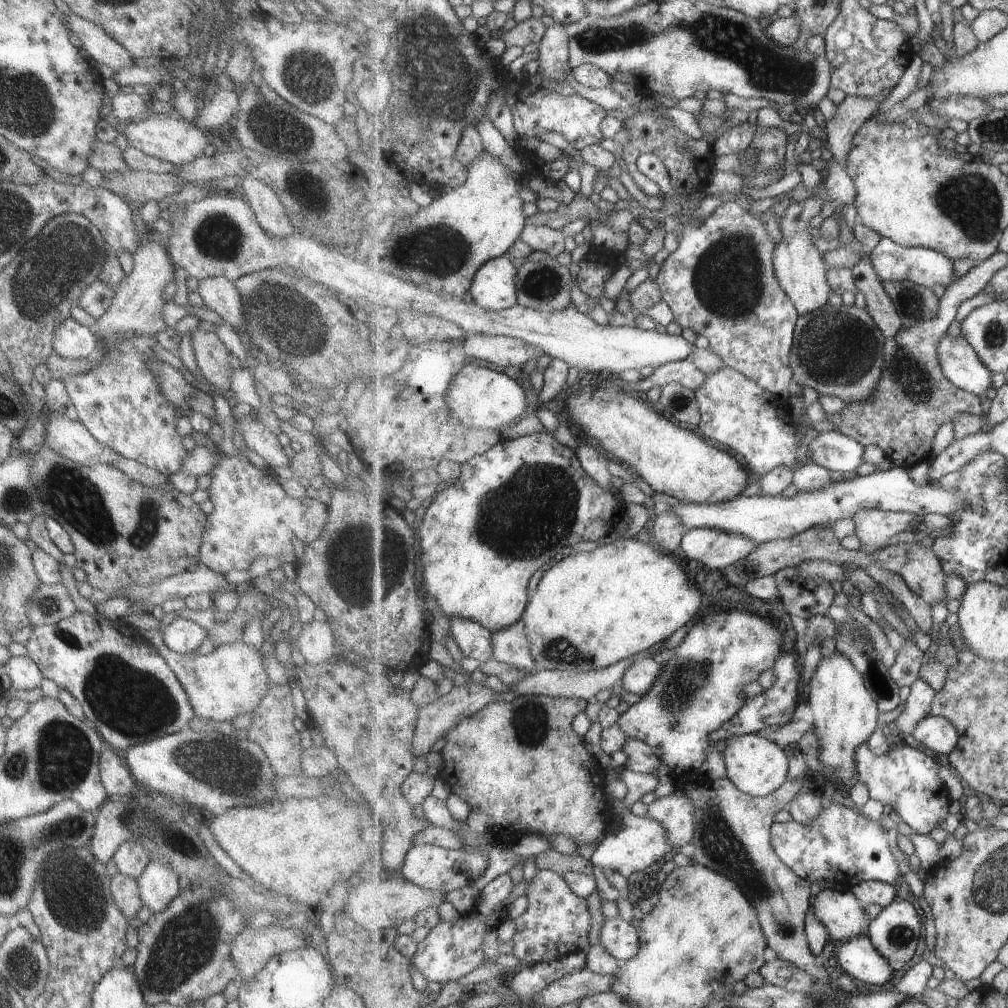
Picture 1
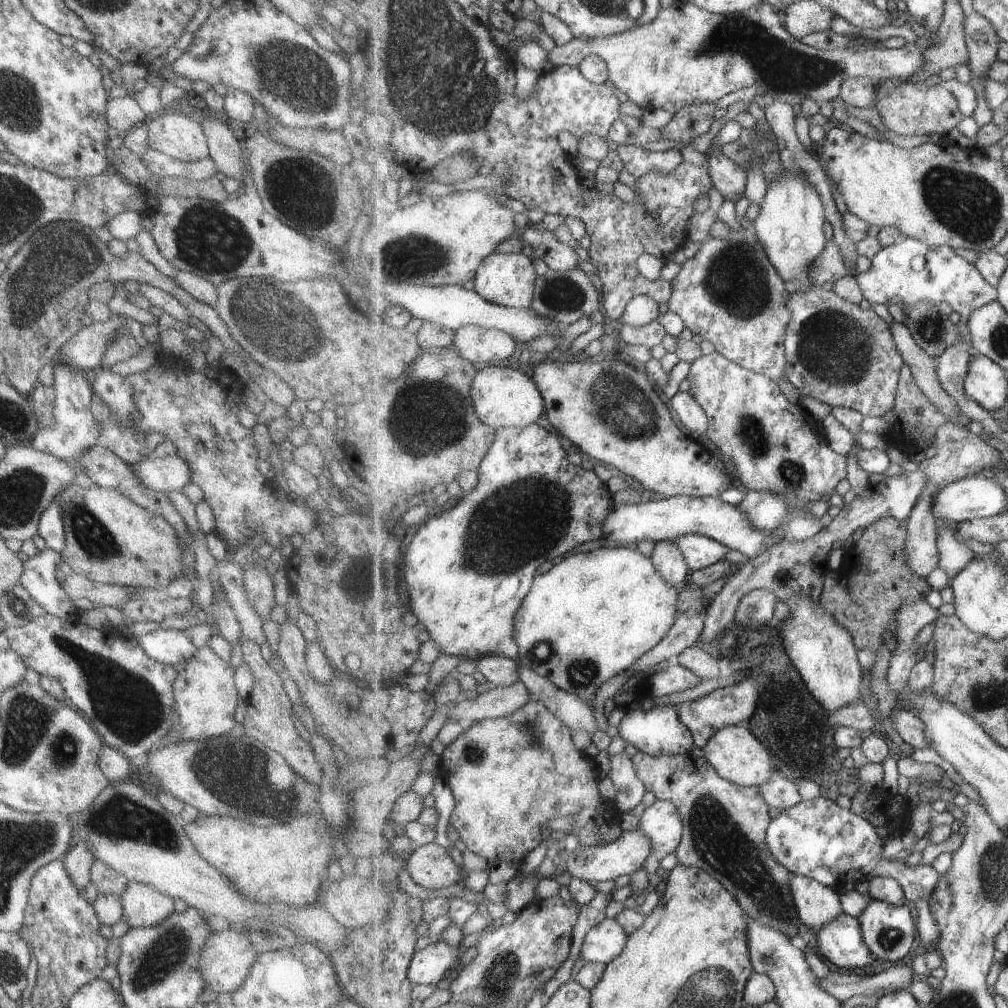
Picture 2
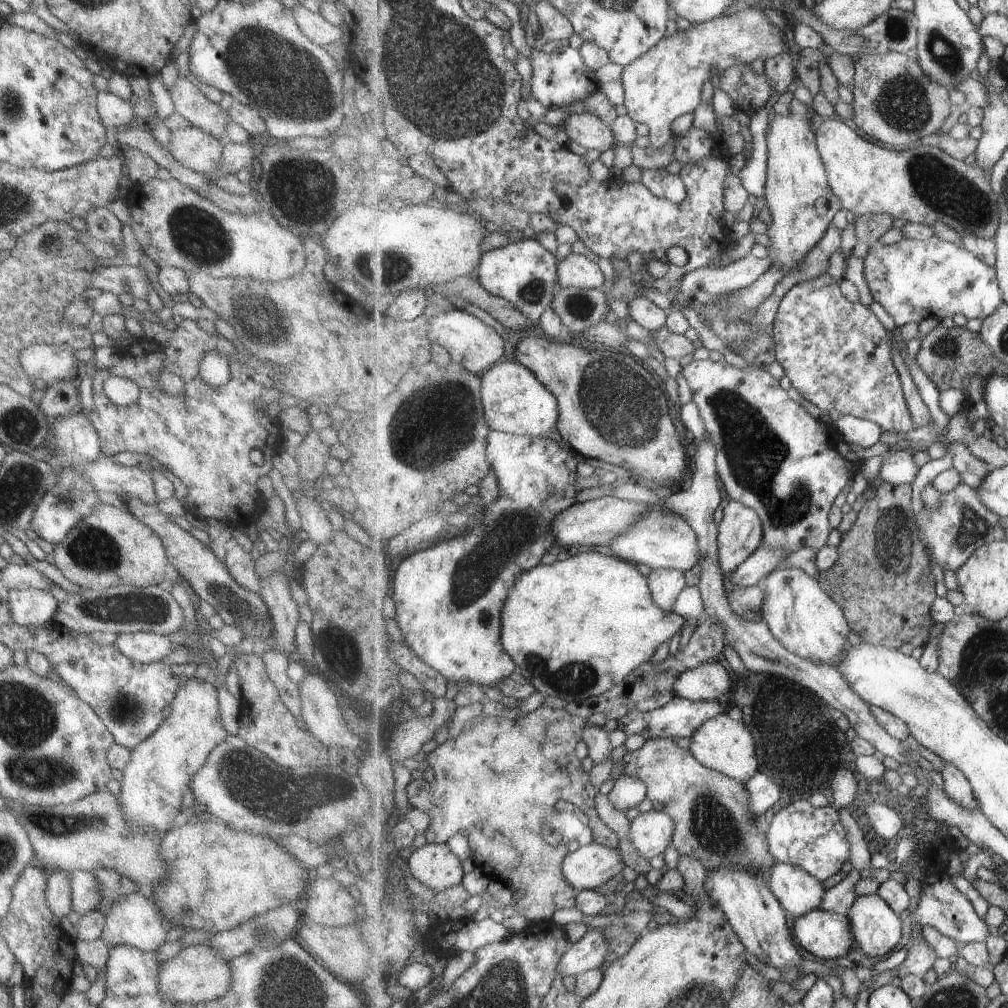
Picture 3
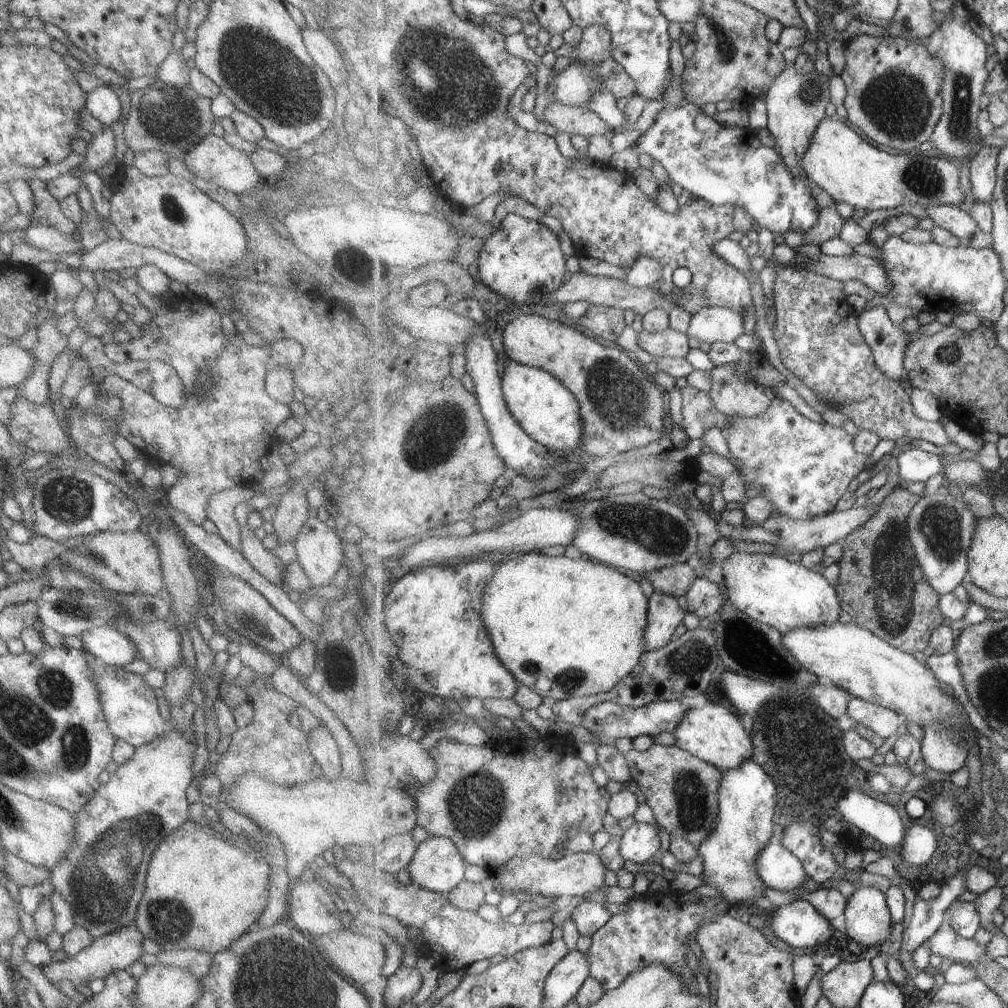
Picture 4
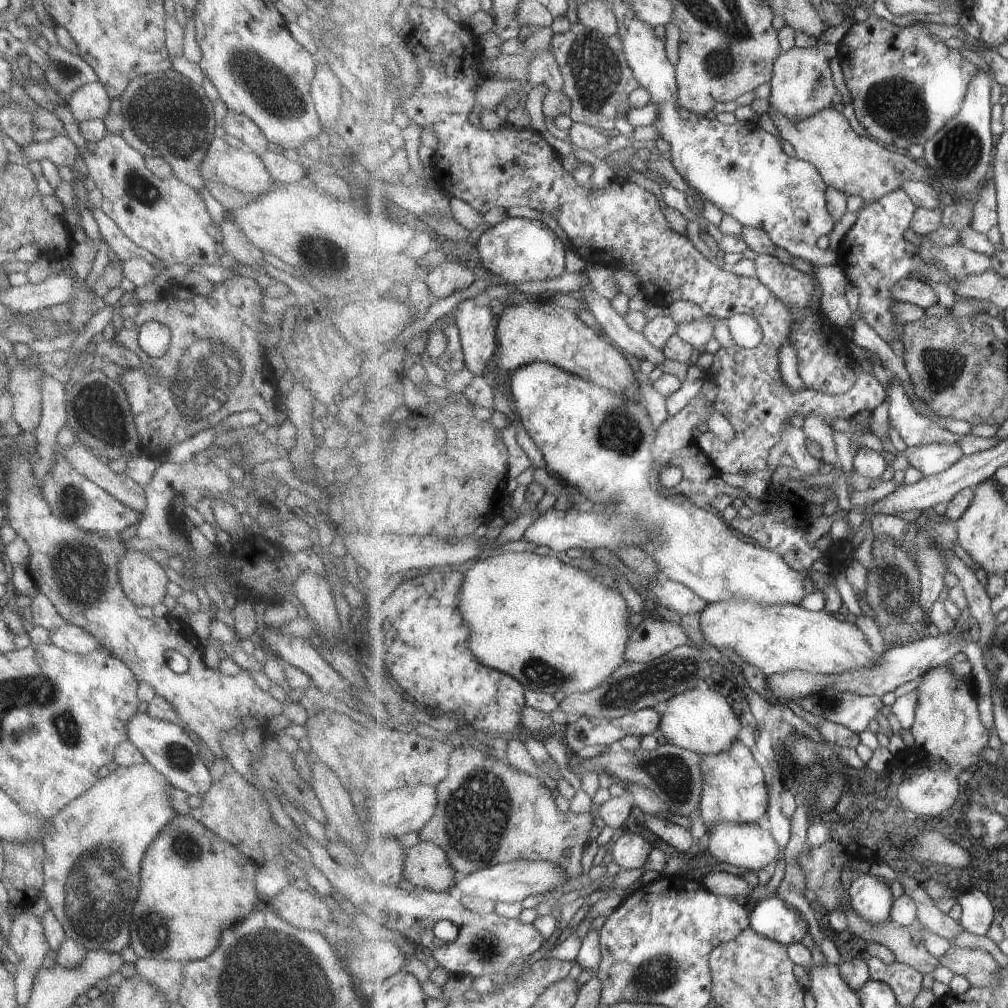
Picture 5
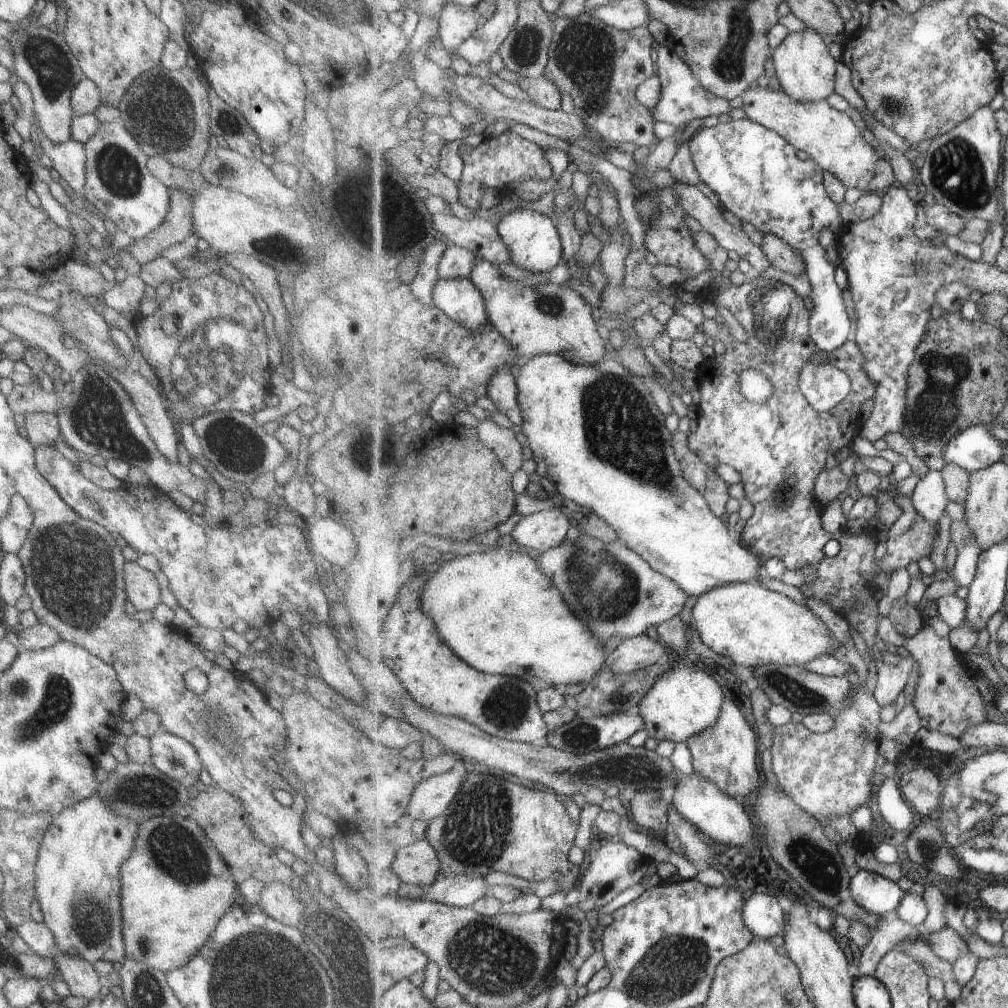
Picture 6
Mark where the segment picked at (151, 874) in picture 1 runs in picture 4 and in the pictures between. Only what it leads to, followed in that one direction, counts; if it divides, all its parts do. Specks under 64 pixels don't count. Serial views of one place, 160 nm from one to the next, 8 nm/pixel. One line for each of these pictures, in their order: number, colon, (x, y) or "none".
2: (141, 906)
3: (134, 919)
4: (115, 950)

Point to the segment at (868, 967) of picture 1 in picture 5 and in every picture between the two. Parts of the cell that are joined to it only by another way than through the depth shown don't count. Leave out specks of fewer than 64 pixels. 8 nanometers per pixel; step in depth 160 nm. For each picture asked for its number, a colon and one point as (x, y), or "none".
2: (841, 942)
3: (828, 935)
4: (799, 924)
5: (777, 920)

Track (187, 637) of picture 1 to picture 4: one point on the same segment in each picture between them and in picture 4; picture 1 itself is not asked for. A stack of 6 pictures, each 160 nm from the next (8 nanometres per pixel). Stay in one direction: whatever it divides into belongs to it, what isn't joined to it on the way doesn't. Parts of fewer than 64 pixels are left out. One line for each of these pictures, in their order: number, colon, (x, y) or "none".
2: (169, 647)
3: (143, 647)
4: (105, 643)

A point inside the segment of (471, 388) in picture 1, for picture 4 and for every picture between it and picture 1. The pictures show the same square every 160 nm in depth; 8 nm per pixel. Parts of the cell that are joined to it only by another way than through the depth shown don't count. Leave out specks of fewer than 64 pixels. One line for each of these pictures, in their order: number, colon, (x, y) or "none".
2: (505, 398)
3: (515, 401)
4: (549, 411)

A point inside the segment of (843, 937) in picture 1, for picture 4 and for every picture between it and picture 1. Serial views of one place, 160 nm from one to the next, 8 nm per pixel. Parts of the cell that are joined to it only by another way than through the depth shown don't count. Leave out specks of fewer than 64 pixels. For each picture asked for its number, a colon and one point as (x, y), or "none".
2: (817, 905)
3: (799, 892)
4: (780, 869)

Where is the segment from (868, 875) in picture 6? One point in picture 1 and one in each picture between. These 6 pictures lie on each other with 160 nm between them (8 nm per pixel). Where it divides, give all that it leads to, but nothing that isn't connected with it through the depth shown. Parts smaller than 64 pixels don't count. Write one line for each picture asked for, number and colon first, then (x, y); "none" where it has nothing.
1: (896, 932)
2: (889, 930)
3: (877, 927)
4: (869, 921)
5: (872, 898)

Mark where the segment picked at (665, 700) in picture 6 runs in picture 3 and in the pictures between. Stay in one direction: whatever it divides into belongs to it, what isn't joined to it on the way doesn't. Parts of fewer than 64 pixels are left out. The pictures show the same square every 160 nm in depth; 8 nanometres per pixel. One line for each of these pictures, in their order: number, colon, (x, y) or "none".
3: (725, 745)
4: (712, 732)
5: (701, 720)

